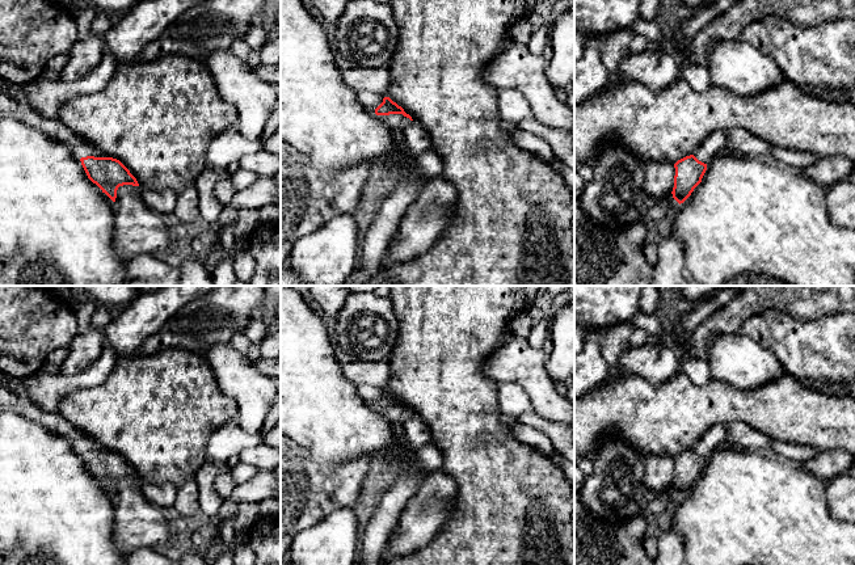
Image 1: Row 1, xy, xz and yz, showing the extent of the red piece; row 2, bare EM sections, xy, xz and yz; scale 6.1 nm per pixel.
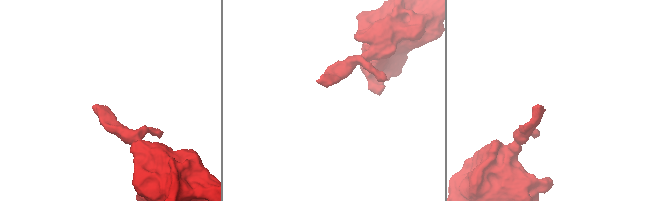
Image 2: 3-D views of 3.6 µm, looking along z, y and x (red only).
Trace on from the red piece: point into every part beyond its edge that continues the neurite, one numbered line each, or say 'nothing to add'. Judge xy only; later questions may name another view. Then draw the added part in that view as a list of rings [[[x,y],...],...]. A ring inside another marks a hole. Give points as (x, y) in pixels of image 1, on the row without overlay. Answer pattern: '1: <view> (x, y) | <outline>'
1: xy (9, 401) | [[[0,385],[0,414],[5,412],[16,413],[26,419],[41,423],[54,434],[70,440],[79,452],[87,450],[109,451],[106,447],[89,439],[58,412],[46,412],[29,397],[18,396]]]

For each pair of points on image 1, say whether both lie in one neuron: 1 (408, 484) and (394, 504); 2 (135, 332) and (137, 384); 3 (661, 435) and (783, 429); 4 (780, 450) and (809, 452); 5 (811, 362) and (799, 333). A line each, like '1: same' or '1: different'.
1: same
2: different
3: same
4: same
5: same

